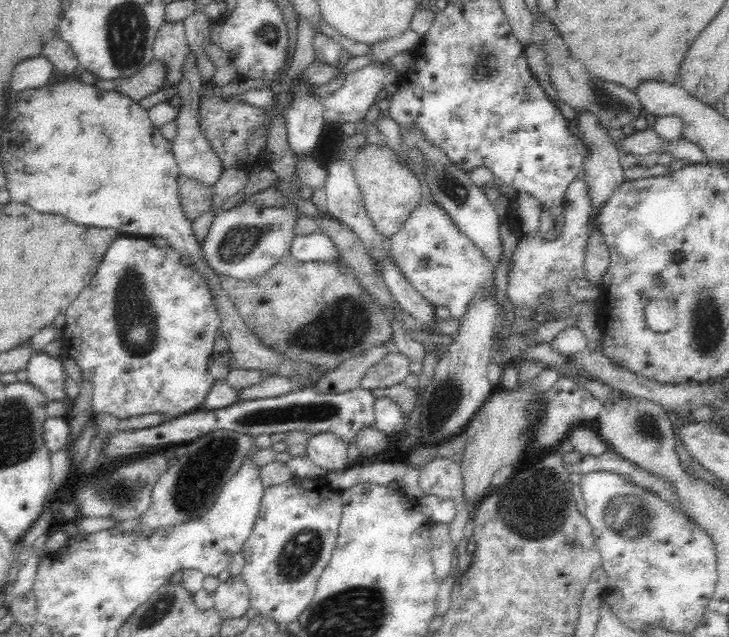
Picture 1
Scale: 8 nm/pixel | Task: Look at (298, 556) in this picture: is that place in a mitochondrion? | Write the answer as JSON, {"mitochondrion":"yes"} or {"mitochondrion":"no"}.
{"mitochondrion":"yes"}

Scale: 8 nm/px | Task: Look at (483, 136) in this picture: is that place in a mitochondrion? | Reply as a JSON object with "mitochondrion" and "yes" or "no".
{"mitochondrion":"no"}

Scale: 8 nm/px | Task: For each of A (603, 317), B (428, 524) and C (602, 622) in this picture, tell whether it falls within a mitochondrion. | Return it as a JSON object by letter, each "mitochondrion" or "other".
{"A":"other","B":"other","C":"other"}

